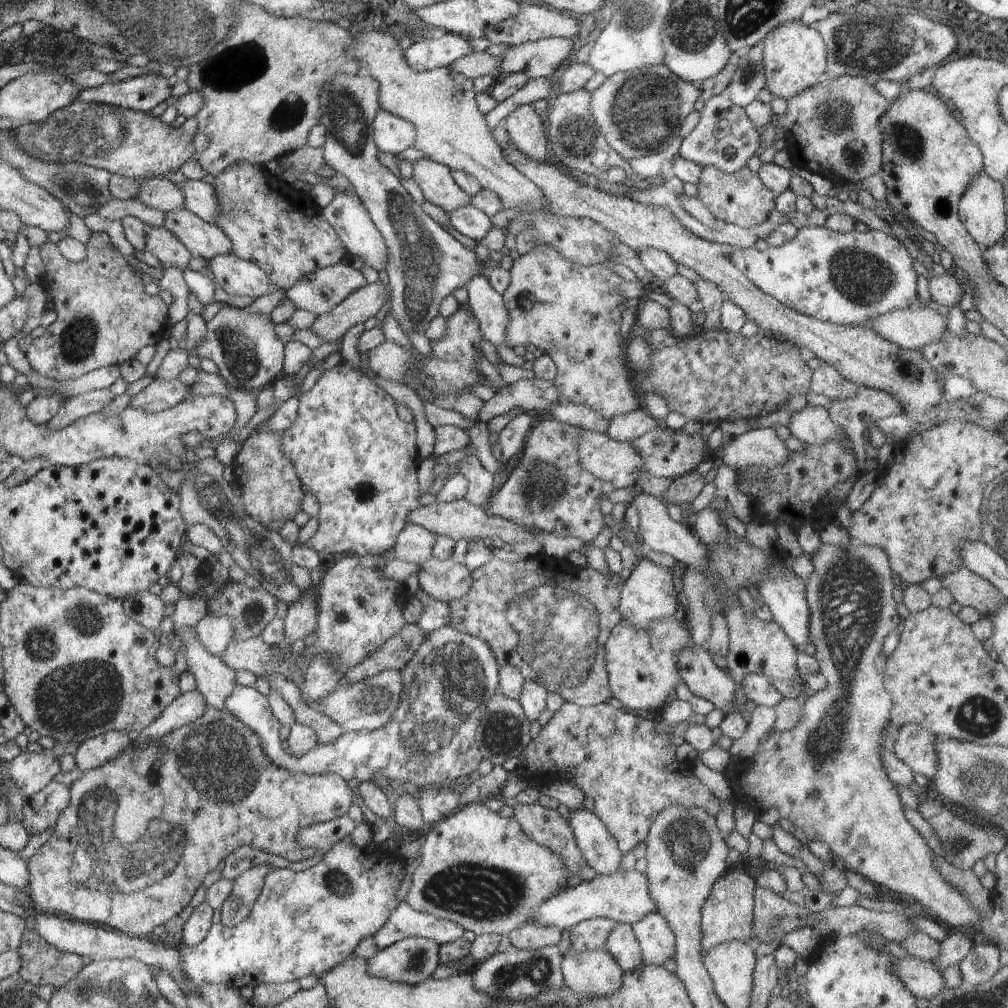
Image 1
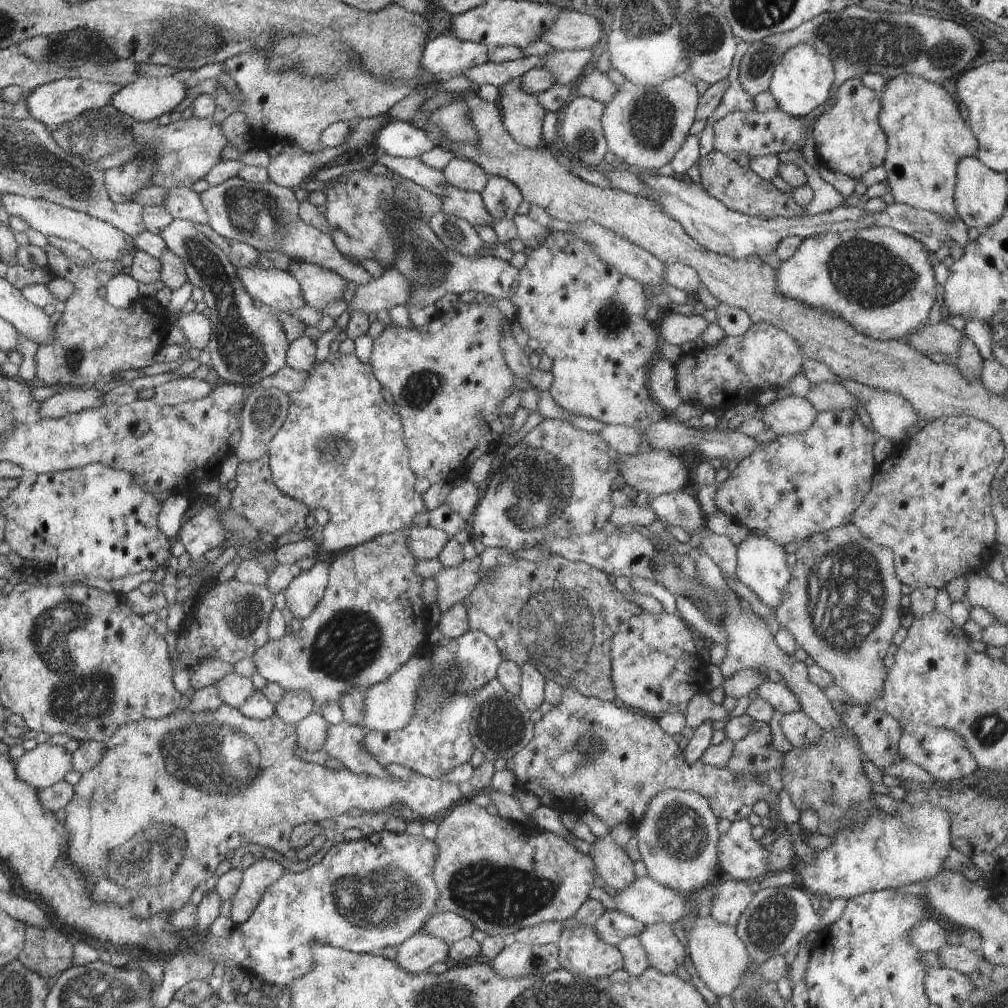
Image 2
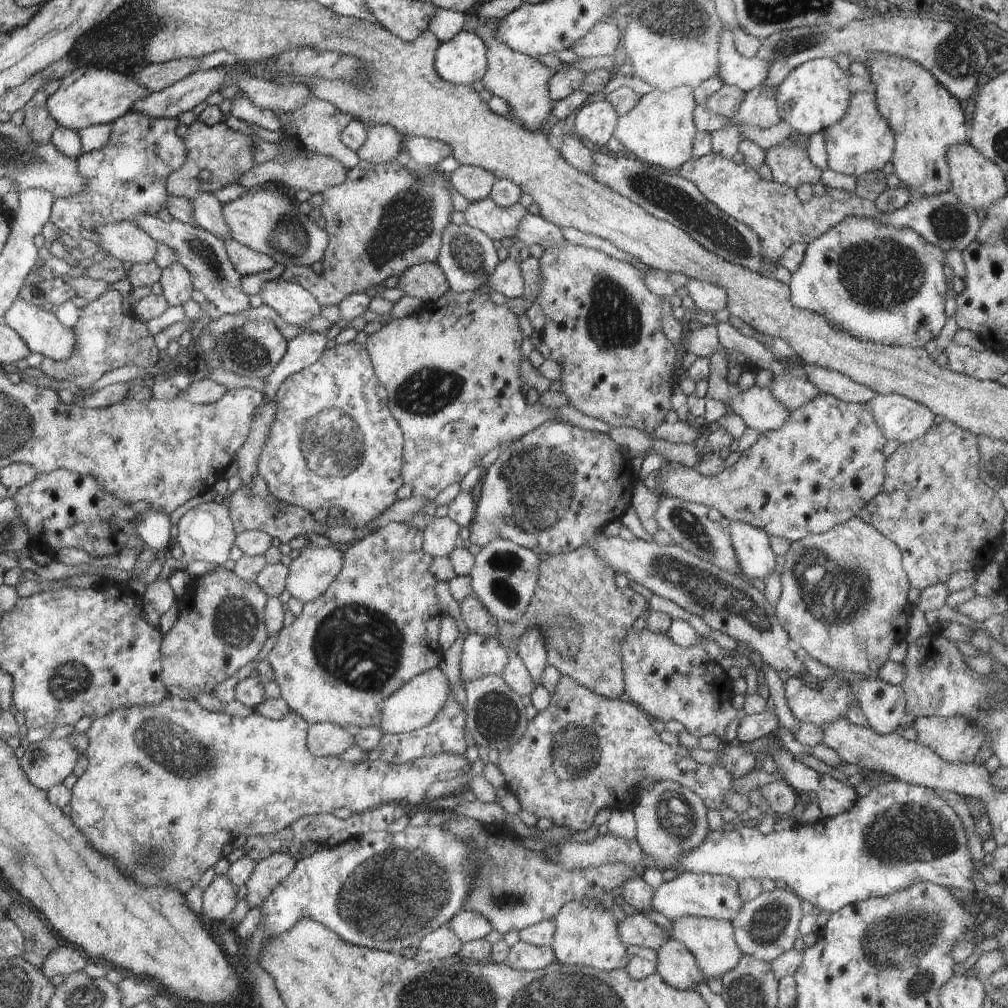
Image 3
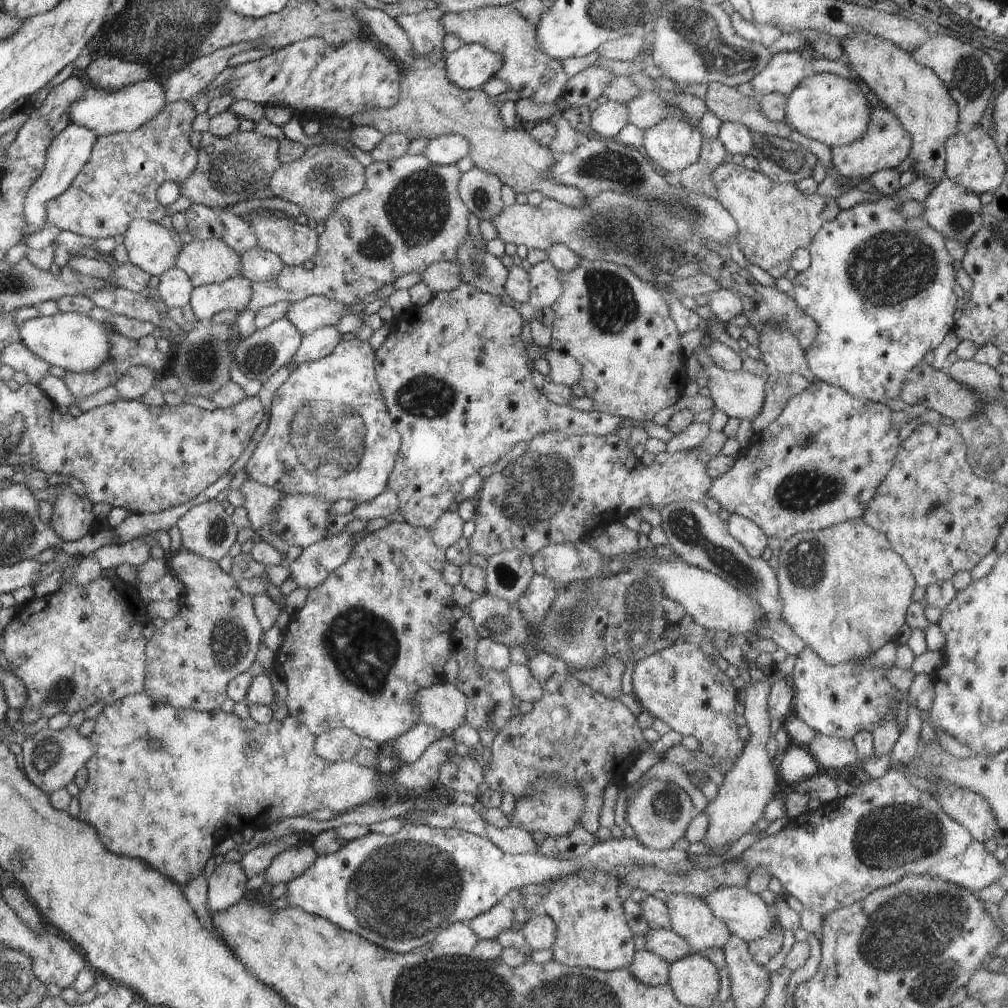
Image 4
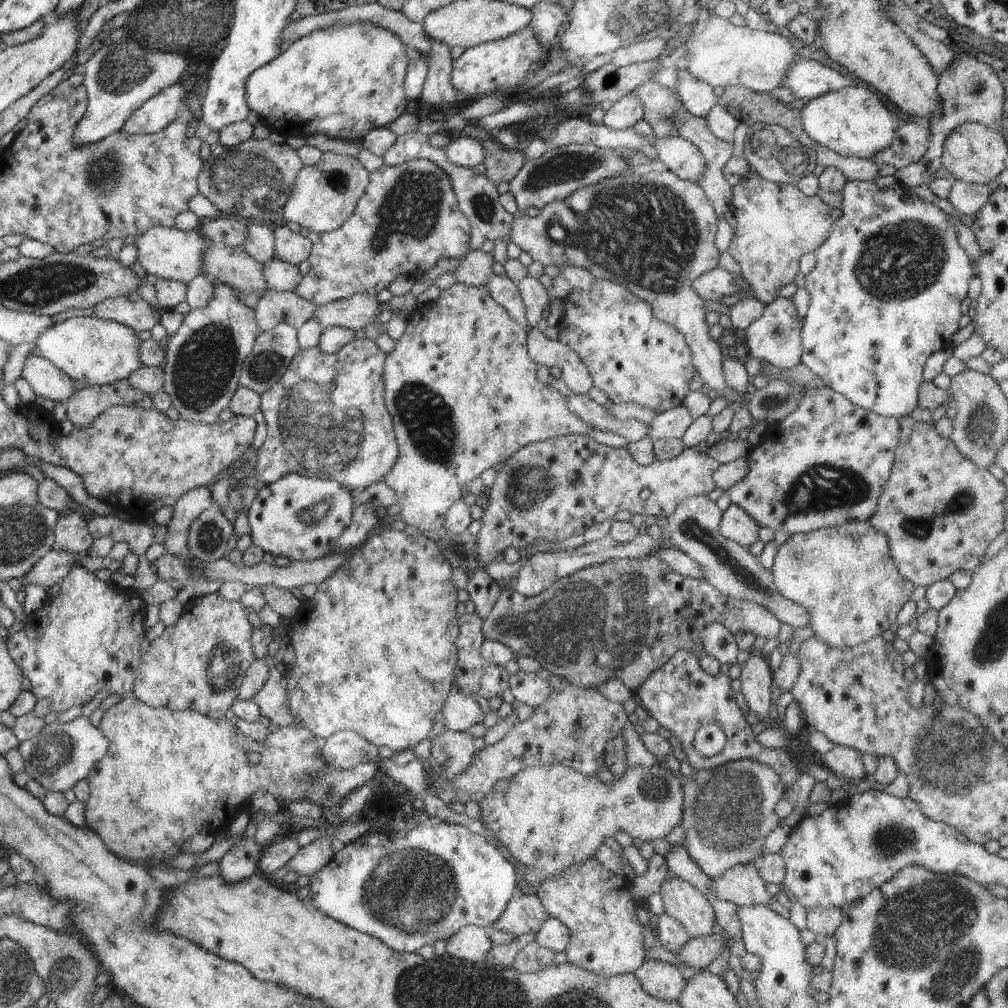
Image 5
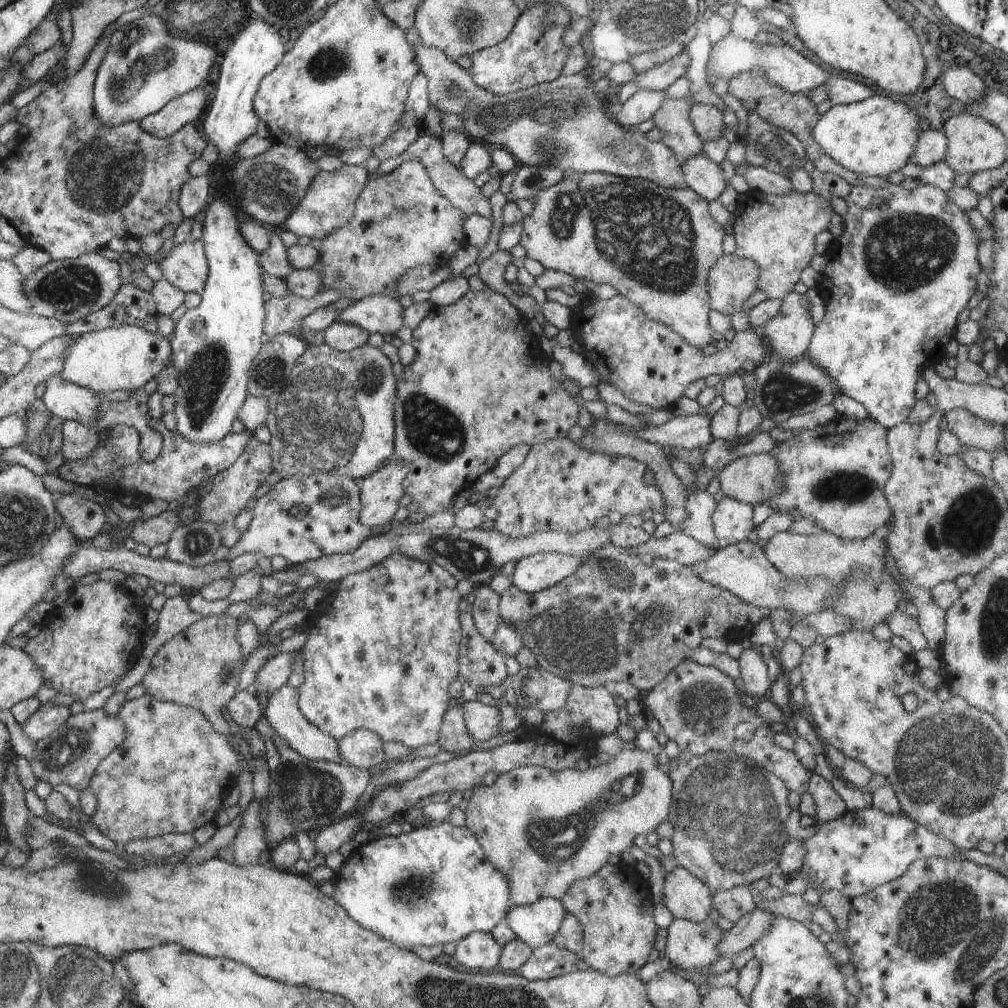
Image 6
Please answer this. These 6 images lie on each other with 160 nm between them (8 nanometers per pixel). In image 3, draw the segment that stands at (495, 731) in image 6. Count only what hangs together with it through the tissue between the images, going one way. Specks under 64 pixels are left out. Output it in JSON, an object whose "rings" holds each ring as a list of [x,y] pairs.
{"rings":[[[439,667],[419,674],[408,684],[400,687],[400,690],[384,699],[381,706],[380,728],[383,732],[392,734],[409,733],[424,728],[436,718],[443,705],[447,703],[450,694],[448,677]]]}

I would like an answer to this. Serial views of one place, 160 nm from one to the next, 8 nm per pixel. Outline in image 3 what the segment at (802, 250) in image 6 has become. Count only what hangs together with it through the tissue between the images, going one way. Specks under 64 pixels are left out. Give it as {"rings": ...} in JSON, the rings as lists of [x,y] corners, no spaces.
{"rings":[[[714,151],[687,160],[676,174],[693,182],[723,213],[750,227],[760,241],[761,257],[776,266],[780,265],[779,260],[792,243],[807,244],[846,217],[876,217],[880,214],[874,201],[864,200],[856,194],[846,200],[835,200],[830,195],[814,195],[808,202],[802,202],[795,189],[763,179],[746,163],[736,164],[731,158]]]}

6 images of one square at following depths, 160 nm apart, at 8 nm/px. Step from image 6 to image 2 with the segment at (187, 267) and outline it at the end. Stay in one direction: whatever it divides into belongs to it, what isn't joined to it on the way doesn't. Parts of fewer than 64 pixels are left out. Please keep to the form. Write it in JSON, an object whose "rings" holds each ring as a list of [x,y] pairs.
{"rings":[[[10,193],[1,195],[1,204],[8,211],[10,216],[18,216],[31,229],[41,232],[45,237],[58,236],[72,242],[78,242],[82,248],[90,252],[92,258],[97,261],[120,261],[132,248],[136,248],[133,237],[124,234],[122,230],[108,224],[108,222],[95,219],[93,216],[75,211],[66,207],[61,207],[56,203],[44,199],[29,199],[20,195],[11,195]]]}

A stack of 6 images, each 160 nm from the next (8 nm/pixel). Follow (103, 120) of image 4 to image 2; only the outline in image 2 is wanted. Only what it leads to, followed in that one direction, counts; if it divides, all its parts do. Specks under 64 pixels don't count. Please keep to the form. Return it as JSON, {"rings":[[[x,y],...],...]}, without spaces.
{"rings":[[[68,77],[40,85],[27,94],[27,104],[32,118],[39,120],[48,128],[58,128],[63,124],[72,122],[76,117],[92,110],[100,110],[112,105],[113,96],[122,90],[123,85],[111,82],[89,81],[82,77]]]}

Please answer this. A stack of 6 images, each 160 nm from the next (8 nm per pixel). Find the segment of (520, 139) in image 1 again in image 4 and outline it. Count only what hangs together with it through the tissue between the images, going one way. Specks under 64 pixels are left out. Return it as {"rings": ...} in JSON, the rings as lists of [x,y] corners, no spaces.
{"rings":[[[489,6],[459,13],[444,12],[439,25],[445,34],[460,38],[464,44],[478,43],[501,54],[502,66],[496,78],[507,82],[511,90],[520,94],[520,100],[534,101],[536,104],[552,104],[560,98],[560,93],[569,79],[561,61],[551,59],[538,45],[535,28],[515,9],[508,6]]]}

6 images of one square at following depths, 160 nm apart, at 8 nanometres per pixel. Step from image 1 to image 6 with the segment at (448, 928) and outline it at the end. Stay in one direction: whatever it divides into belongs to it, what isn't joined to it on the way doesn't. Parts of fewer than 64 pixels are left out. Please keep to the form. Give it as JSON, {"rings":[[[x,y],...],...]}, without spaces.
{"rings":[[[543,897],[528,906],[513,905],[506,922],[517,939],[534,949],[552,943],[566,914],[560,901]]]}

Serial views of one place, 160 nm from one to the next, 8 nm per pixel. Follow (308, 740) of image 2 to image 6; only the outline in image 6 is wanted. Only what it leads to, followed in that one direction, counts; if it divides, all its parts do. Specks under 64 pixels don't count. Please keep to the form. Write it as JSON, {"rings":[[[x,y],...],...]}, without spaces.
{"rings":[[[356,730],[338,740],[338,754],[349,767],[370,769],[386,760],[384,743],[368,730]]]}

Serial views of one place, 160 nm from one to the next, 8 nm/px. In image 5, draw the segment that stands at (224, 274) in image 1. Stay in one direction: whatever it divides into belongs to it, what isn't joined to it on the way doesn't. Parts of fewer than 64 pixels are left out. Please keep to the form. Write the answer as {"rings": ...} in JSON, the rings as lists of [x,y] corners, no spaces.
{"rings":[[[358,293],[347,299],[317,306],[313,317],[322,328],[344,327],[356,332],[378,319],[382,312],[376,297]]]}

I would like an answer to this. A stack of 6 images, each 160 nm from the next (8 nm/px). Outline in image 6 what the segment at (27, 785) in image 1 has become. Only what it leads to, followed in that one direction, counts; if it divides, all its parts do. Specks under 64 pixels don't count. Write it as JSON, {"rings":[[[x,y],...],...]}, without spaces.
{"rings":[[[103,709],[71,715],[58,730],[36,741],[30,768],[38,780],[52,787],[66,784],[78,791],[89,789],[98,764],[122,744],[124,738],[124,724]]]}

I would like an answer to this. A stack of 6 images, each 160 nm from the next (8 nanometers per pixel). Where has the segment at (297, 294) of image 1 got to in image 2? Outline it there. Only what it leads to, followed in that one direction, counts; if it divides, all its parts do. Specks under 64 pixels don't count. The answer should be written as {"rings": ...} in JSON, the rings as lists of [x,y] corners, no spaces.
{"rings":[[[294,263],[285,268],[300,283],[301,291],[308,306],[322,312],[328,304],[342,300],[347,280],[331,270],[308,263]]]}

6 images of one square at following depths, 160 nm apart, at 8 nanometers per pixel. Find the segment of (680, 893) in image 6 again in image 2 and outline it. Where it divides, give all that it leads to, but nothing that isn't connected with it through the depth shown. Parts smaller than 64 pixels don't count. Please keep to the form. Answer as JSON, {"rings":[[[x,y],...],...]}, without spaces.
{"rings":[[[712,915],[698,917],[692,928],[685,932],[683,942],[687,943],[692,964],[704,984],[718,997],[731,996],[734,989],[741,985],[743,974],[751,963],[747,948],[738,938],[735,927],[717,923]]]}

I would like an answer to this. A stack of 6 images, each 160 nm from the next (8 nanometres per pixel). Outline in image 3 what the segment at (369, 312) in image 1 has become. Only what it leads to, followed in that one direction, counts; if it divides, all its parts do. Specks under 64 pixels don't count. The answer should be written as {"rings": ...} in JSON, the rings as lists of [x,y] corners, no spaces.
{"rings":[[[425,262],[410,267],[399,275],[400,287],[405,295],[420,298],[424,303],[438,300],[450,289],[438,262]]]}

